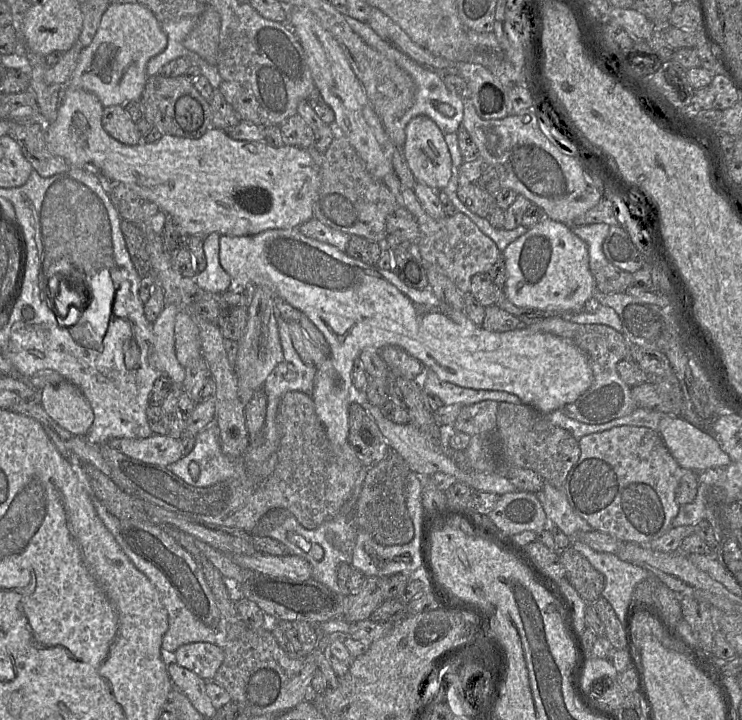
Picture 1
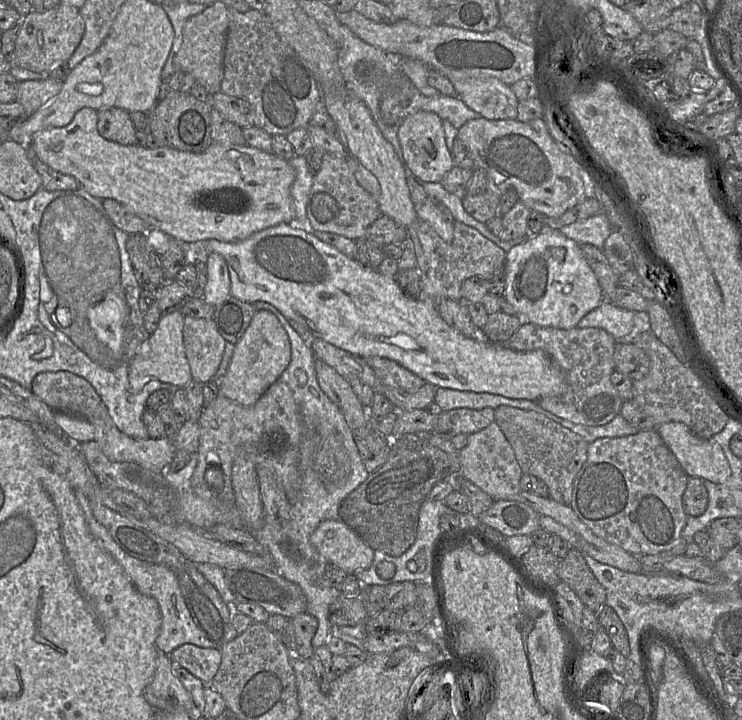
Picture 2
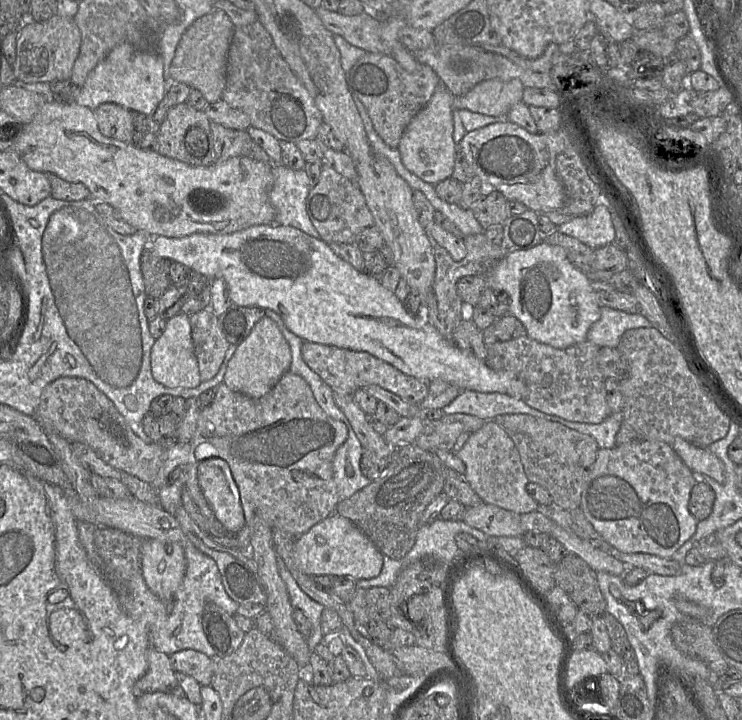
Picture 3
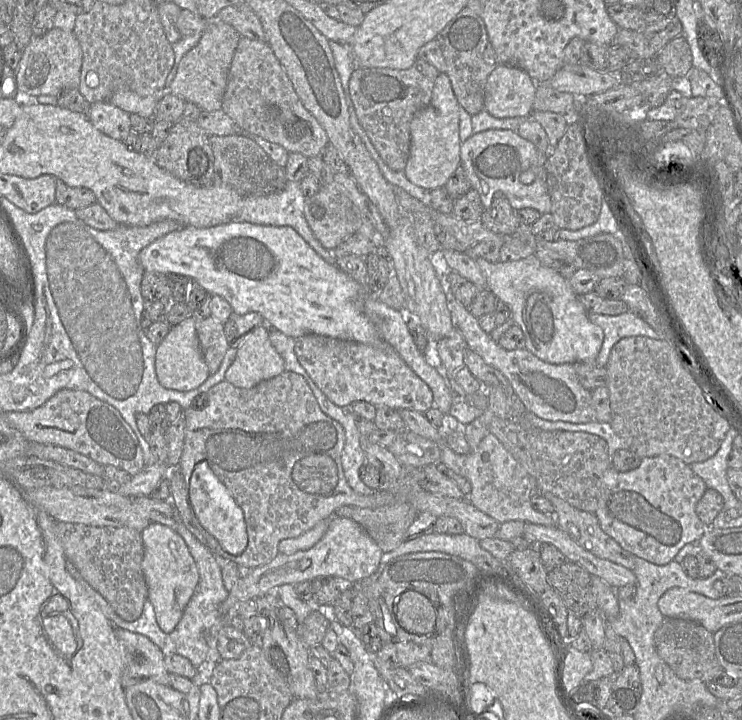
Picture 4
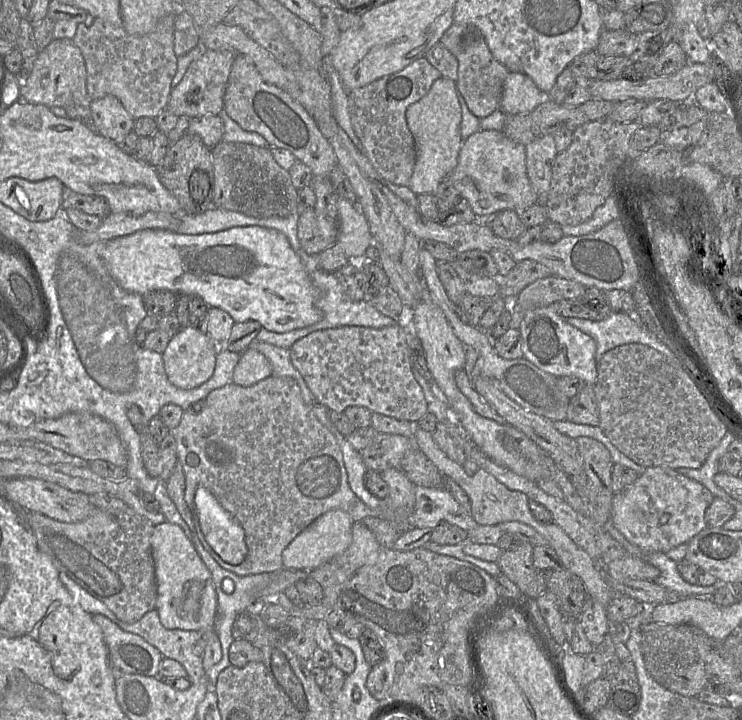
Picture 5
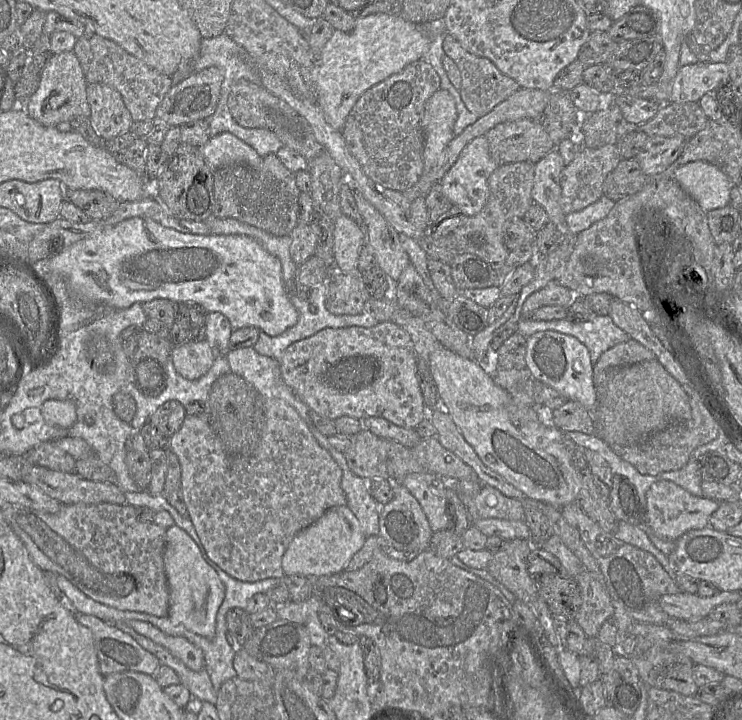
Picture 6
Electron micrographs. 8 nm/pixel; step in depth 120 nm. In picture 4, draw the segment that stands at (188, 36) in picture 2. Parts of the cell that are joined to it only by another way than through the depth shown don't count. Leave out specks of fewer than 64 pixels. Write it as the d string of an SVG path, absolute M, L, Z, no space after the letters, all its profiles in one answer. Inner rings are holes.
M221 20L209 24L198 44L179 62L177 73L167 92L194 103L204 111L221 109L229 68L239 39L240 35L229 24Z

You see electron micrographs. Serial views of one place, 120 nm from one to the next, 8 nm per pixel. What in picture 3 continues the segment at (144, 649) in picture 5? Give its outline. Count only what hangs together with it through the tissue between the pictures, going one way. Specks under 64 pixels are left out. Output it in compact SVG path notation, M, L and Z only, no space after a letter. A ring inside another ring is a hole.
M149 647L147 663L147 671L133 686L133 693L136 697L149 692L164 692L178 698L186 697L175 678L175 671L167 654Z

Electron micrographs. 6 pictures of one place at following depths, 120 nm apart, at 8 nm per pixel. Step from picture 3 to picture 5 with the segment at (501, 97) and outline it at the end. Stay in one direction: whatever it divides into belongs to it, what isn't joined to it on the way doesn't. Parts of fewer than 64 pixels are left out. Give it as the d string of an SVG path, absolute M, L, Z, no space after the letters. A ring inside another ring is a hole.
M509 72L503 85L500 110L508 116L525 114L533 111L545 98L530 77Z

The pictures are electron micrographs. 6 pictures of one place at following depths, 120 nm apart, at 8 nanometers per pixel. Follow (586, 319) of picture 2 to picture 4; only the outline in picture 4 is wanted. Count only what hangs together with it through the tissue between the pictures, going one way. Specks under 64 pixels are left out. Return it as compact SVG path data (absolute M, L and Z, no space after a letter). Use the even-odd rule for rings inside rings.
M631 311L620 315L589 314L589 320L604 331L604 339L596 363L606 367L613 346L622 338L646 336L661 339L647 322Z

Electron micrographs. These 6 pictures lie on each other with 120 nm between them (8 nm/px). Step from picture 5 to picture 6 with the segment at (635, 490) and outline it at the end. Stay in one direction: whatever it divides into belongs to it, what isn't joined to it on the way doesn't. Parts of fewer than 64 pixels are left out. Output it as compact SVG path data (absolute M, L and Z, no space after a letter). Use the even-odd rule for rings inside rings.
M658 479L646 493L645 526L660 537L676 541L690 530L702 529L709 526L709 518L720 502L704 496L694 496L674 482Z

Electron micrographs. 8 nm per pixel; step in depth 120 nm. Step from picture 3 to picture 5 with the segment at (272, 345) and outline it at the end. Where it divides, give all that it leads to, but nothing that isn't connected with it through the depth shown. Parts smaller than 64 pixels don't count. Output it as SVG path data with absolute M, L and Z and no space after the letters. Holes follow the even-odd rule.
M247 348L240 355L233 371L233 383L239 386L252 386L272 375L268 359L255 349Z

